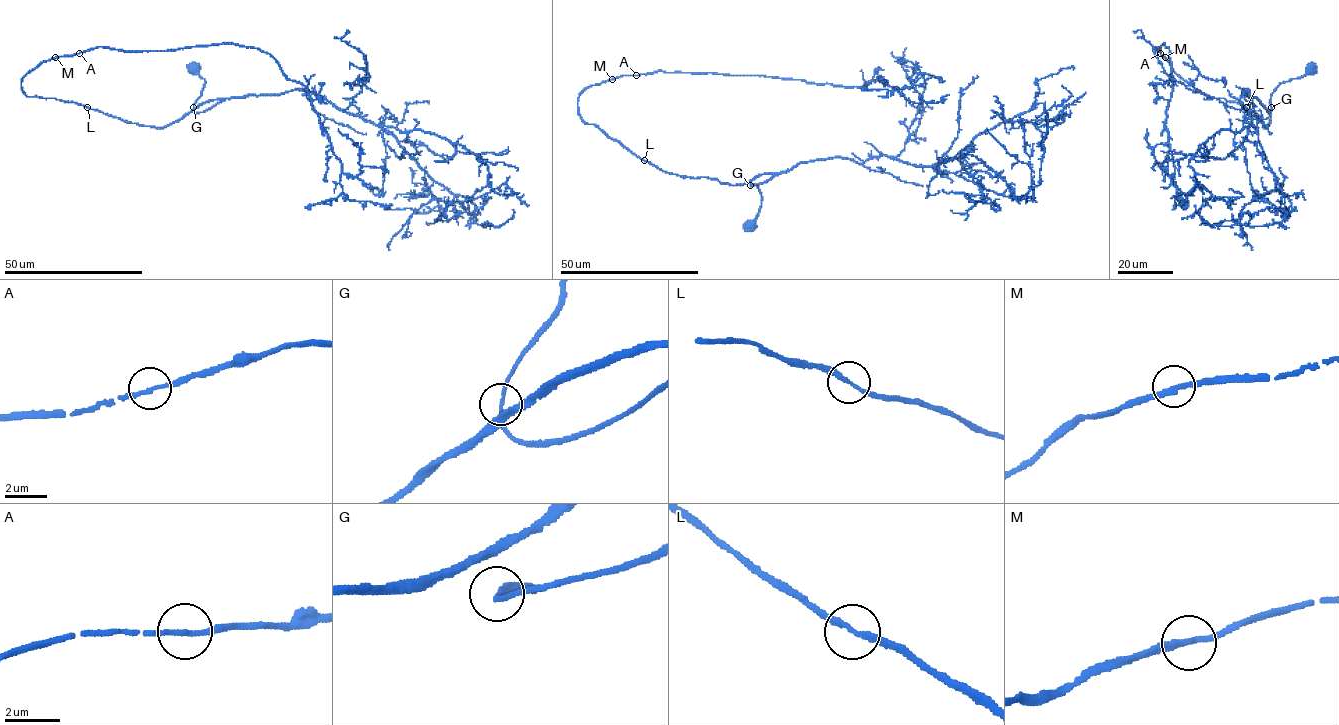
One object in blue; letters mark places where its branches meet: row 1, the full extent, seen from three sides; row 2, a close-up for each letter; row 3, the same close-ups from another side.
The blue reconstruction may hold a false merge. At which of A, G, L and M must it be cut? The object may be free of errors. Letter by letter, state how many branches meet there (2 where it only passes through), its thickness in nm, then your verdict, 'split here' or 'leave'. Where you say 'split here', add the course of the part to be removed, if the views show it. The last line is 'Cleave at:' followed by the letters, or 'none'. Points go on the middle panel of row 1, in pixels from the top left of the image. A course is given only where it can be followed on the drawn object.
A: branches 2; calibre 170 nm; leave
G: branches 2; calibre 180 nm; leave
L: branches 2; calibre 180 nm; leave
M: branches 2; calibre 240 nm; leave
Cleave at: none

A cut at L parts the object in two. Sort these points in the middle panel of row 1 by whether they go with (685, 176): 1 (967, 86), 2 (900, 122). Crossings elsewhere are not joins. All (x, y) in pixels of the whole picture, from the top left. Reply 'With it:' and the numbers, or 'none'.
With it: 1, 2

